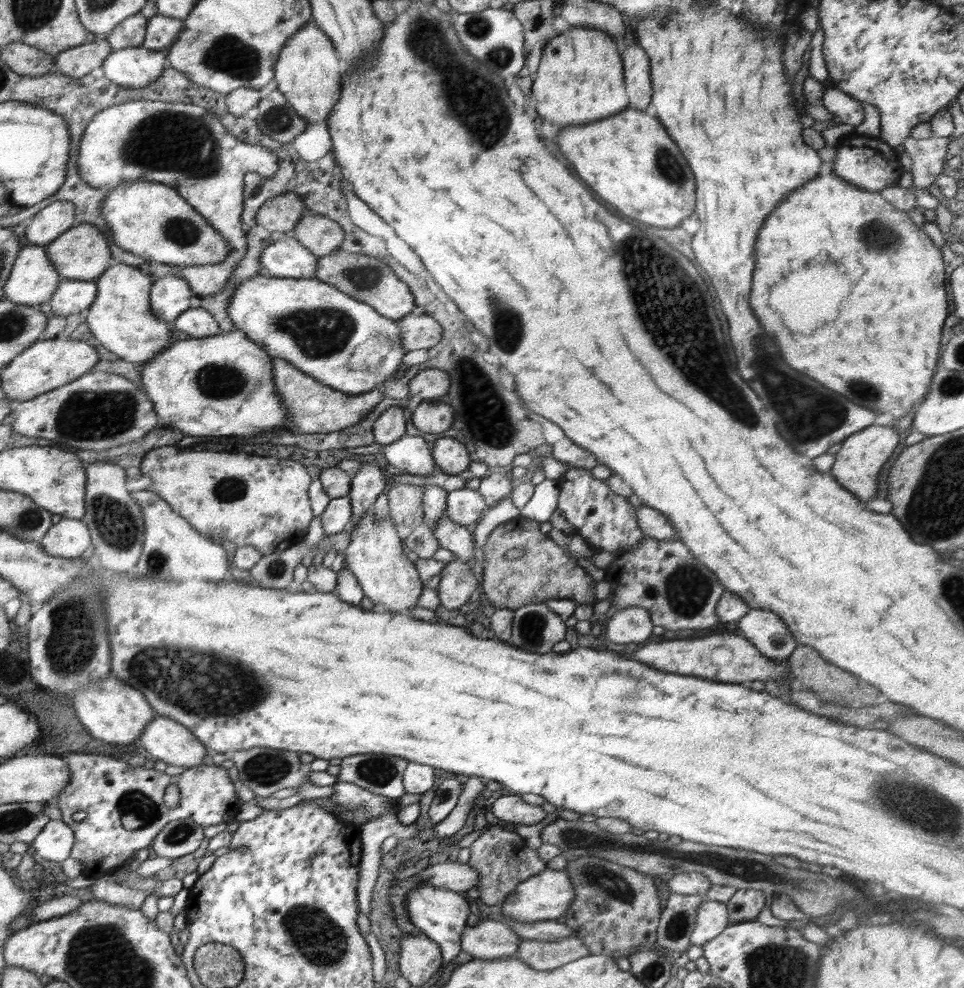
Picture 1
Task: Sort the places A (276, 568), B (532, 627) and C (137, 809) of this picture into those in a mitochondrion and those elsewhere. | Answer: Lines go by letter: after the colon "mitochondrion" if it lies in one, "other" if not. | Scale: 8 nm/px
A: mitochondrion
B: mitochondrion
C: mitochondrion

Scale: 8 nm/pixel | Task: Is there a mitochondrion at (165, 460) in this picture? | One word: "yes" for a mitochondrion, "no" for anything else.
no

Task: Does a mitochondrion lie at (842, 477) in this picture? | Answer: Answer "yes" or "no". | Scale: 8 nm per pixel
no

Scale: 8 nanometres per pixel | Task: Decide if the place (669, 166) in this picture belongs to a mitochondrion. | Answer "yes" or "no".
yes

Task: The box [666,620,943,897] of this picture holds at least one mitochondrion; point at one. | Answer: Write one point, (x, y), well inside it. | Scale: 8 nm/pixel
(742, 877)

